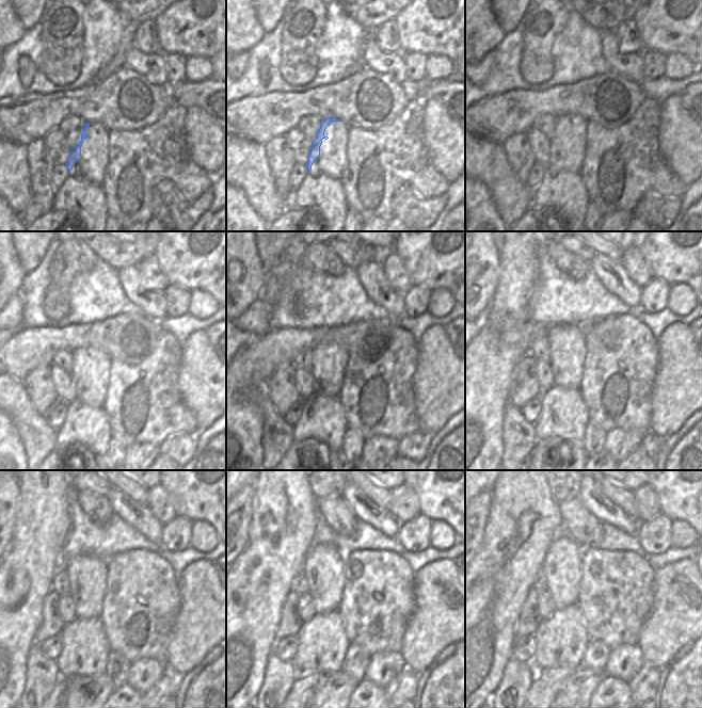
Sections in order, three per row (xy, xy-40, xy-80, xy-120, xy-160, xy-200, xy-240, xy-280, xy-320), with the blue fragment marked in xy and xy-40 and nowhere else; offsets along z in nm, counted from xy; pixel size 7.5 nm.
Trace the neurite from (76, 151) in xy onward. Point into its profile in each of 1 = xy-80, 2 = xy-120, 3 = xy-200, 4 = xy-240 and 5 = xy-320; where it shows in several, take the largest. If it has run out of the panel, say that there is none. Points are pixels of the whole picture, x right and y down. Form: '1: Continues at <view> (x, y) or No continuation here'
1: Continues at xy-80 (563, 122)
2: Continues at xy-120 (82, 358)
3: Continues at xy-200 (564, 340)
4: Continues at xy-240 (86, 574)
5: Continues at xy-320 (563, 559)

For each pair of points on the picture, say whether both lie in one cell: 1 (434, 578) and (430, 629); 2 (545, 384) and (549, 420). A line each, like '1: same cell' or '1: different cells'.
1: same cell
2: different cells

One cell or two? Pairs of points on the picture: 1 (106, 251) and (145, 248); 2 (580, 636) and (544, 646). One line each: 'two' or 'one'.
1: one
2: one

